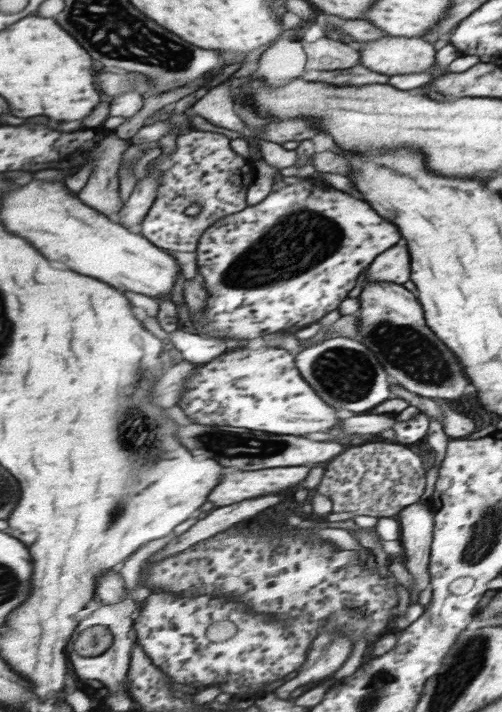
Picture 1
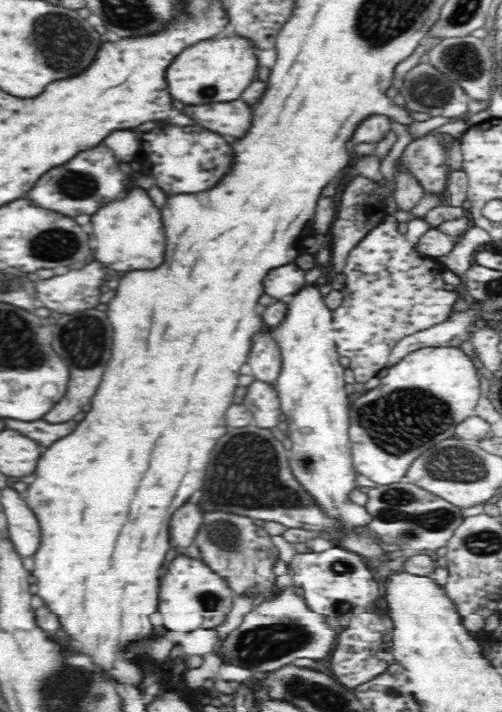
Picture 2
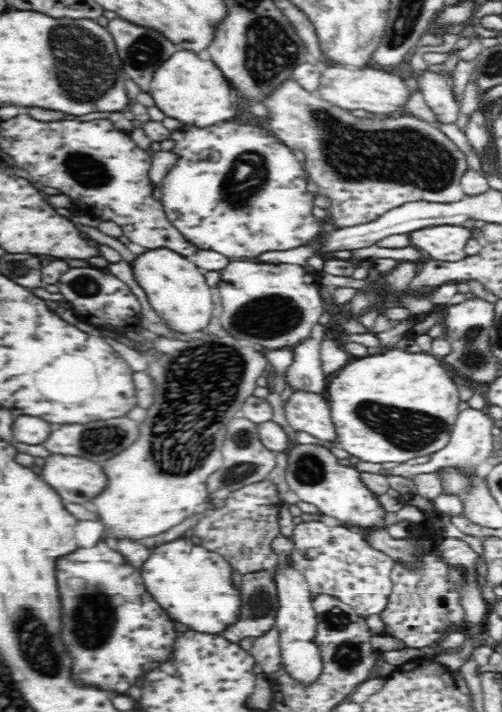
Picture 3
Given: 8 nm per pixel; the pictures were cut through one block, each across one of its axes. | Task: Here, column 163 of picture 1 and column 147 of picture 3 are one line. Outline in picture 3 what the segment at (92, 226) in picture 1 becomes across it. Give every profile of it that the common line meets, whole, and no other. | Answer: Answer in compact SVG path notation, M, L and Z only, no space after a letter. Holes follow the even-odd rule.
M157 247L147 249L143 254L136 254L131 268L136 282L146 292L152 308L170 329L192 334L208 326L216 298L199 266L178 252L166 247Z

